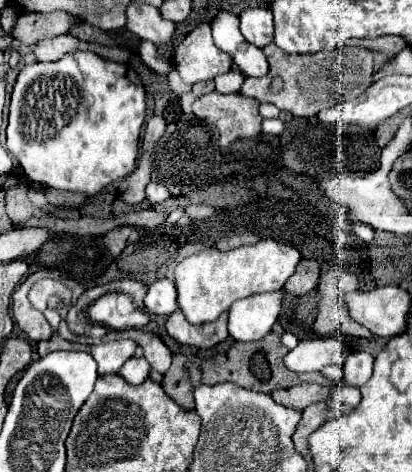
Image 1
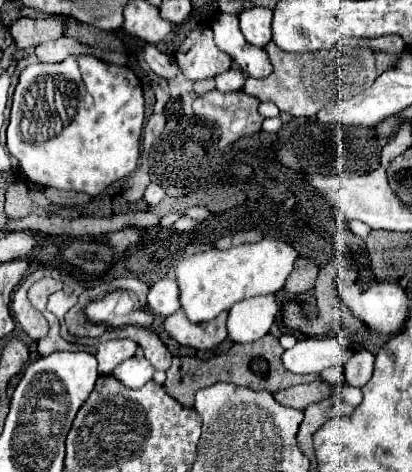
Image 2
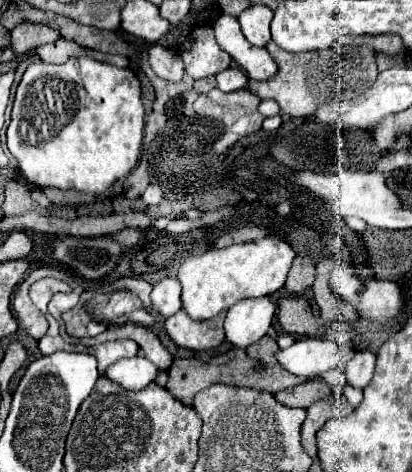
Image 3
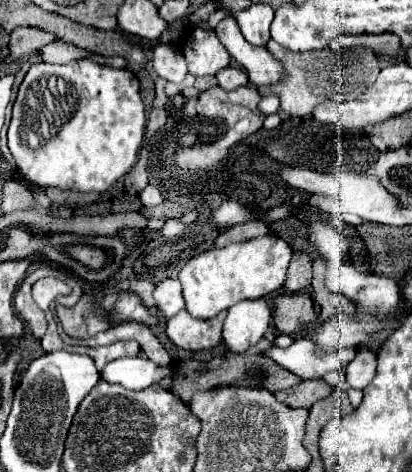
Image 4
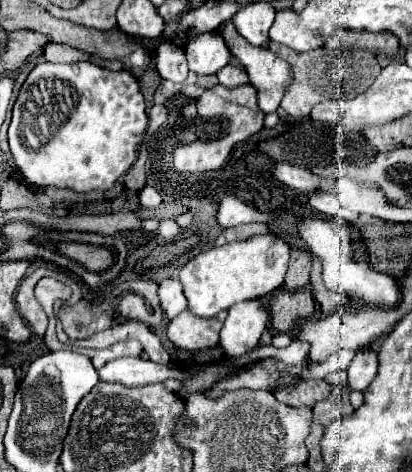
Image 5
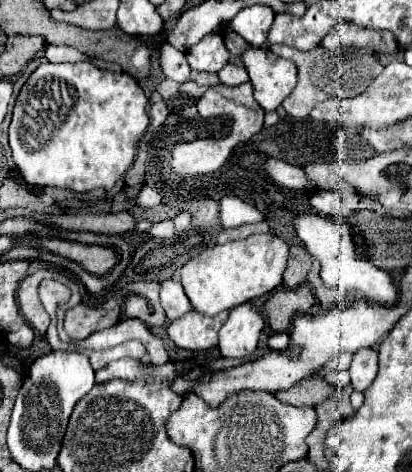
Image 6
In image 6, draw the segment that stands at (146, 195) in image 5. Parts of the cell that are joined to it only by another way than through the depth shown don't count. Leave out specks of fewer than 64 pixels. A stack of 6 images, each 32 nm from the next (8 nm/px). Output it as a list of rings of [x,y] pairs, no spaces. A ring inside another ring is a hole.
[[[142,186],[140,194],[138,194],[138,198],[136,198],[138,206],[142,206],[142,208],[154,208],[154,206],[160,204],[160,200],[162,200],[160,194],[158,194],[154,188],[150,188],[150,186]]]

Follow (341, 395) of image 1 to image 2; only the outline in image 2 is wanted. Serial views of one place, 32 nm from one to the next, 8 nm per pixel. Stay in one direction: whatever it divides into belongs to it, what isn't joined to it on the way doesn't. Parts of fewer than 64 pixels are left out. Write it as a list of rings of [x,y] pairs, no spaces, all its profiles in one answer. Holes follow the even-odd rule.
[[[344,384],[344,386],[338,388],[338,396],[340,396],[344,402],[352,404],[352,406],[358,406],[358,404],[362,402],[362,392],[360,392],[358,388],[348,386],[348,384]]]

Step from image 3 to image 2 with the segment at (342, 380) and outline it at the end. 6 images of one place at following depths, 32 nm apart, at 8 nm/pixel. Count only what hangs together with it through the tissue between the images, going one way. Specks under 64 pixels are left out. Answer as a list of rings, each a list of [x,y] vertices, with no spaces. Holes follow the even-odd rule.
[[[326,368],[322,372],[322,378],[326,382],[330,382],[332,386],[342,386],[344,384],[344,372],[342,372],[342,368]]]

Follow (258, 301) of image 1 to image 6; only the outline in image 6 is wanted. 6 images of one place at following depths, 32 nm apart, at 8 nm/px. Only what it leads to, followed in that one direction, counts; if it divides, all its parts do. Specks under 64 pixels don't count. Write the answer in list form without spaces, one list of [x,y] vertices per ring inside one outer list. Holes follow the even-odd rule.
[[[244,302],[244,304],[232,308],[226,324],[220,328],[218,348],[220,348],[222,356],[224,358],[244,358],[244,356],[252,354],[258,346],[258,338],[260,338],[262,330],[264,330],[264,314],[252,302]]]

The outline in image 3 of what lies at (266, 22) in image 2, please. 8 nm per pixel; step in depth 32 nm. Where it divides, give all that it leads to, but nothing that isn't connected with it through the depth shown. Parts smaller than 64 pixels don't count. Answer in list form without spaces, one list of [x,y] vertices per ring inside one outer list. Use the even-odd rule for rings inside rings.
[[[250,6],[240,16],[240,28],[246,40],[254,46],[266,46],[270,40],[270,22],[272,22],[272,10],[268,6]]]

